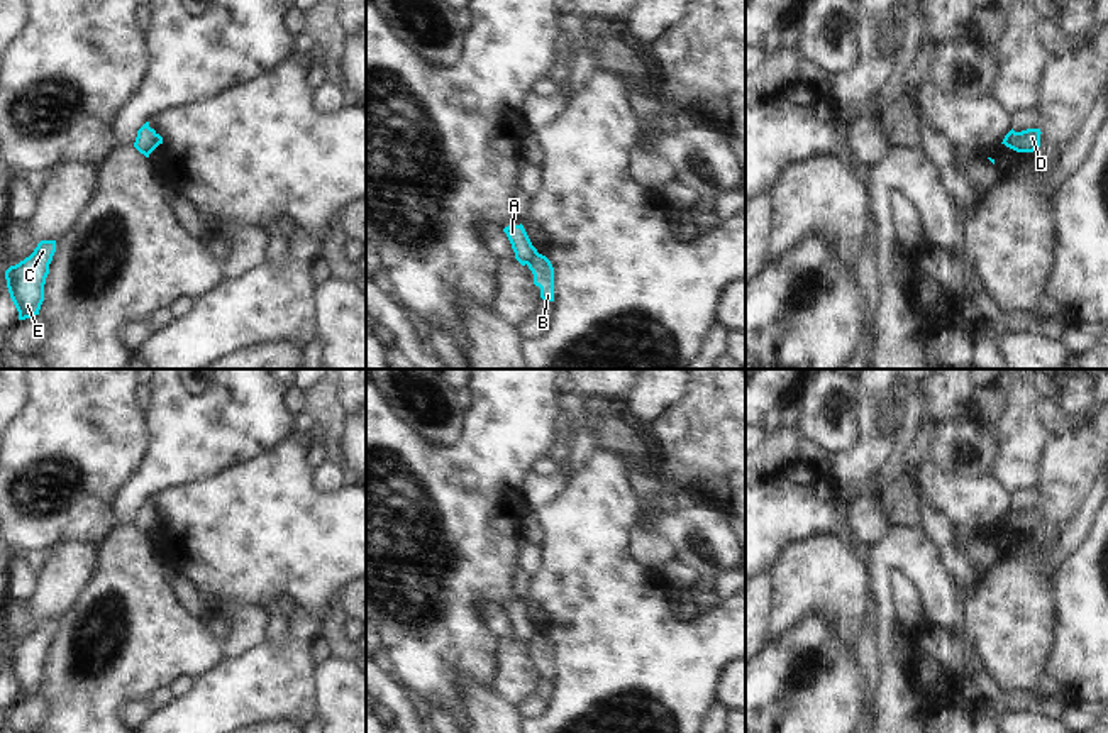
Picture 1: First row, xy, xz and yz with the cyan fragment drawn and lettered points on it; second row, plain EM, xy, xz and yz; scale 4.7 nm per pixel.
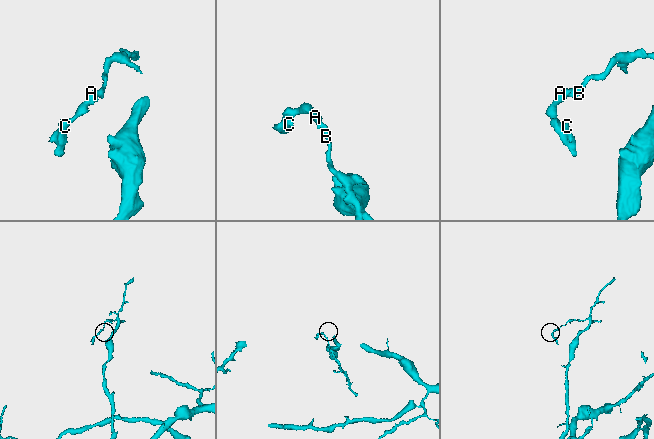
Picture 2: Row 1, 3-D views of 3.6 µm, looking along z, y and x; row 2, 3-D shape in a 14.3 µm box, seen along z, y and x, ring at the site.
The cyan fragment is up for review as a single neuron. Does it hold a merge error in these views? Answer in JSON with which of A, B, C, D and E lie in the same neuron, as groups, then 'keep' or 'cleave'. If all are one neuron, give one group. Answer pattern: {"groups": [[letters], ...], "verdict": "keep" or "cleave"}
{"groups": [["A", "C", "E"], ["B", "D"]], "verdict": "cleave"}

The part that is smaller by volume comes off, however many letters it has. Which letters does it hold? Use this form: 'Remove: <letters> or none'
Remove: A, C, E.

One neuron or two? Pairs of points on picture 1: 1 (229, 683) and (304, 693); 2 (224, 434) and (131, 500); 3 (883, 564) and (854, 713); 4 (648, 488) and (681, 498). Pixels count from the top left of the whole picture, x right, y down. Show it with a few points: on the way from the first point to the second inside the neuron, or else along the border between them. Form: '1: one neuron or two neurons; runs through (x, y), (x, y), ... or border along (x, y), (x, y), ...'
1: one neuron; runs through (248, 686), (282, 686), (285, 689)
2: one neuron; runs through (200, 435), (193, 437), (155, 476)
3: two neurons; border along (880, 683), (880, 710), (876, 715)
4: one neuron; runs through (656, 488), (673, 495)

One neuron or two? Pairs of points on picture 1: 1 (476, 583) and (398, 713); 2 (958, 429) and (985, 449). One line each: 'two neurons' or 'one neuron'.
1: two neurons
2: one neuron

